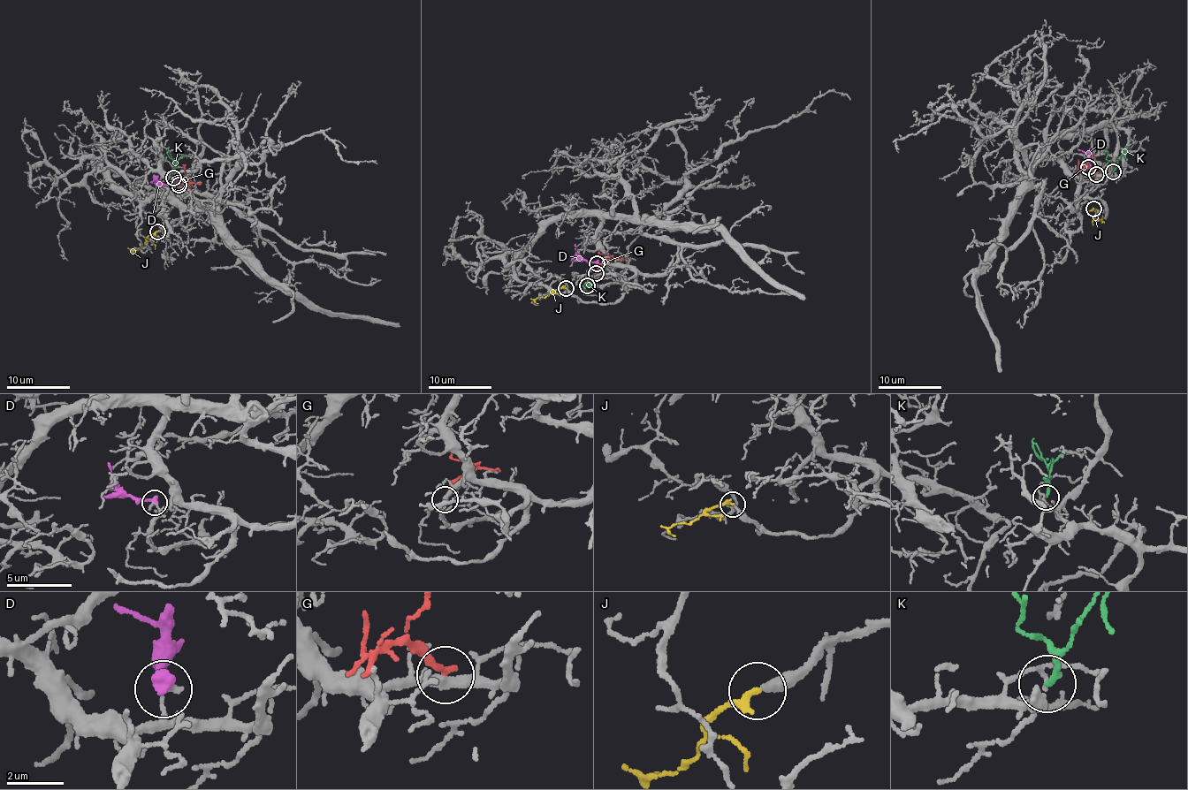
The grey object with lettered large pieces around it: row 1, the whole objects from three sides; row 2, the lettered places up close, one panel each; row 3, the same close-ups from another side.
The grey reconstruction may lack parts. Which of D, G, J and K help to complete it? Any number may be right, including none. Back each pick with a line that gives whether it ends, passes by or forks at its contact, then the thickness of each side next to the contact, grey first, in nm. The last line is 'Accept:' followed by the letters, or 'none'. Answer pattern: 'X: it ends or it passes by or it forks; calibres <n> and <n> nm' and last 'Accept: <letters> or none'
J: it ends; calibres 320 and 240 nm
Accept: J

